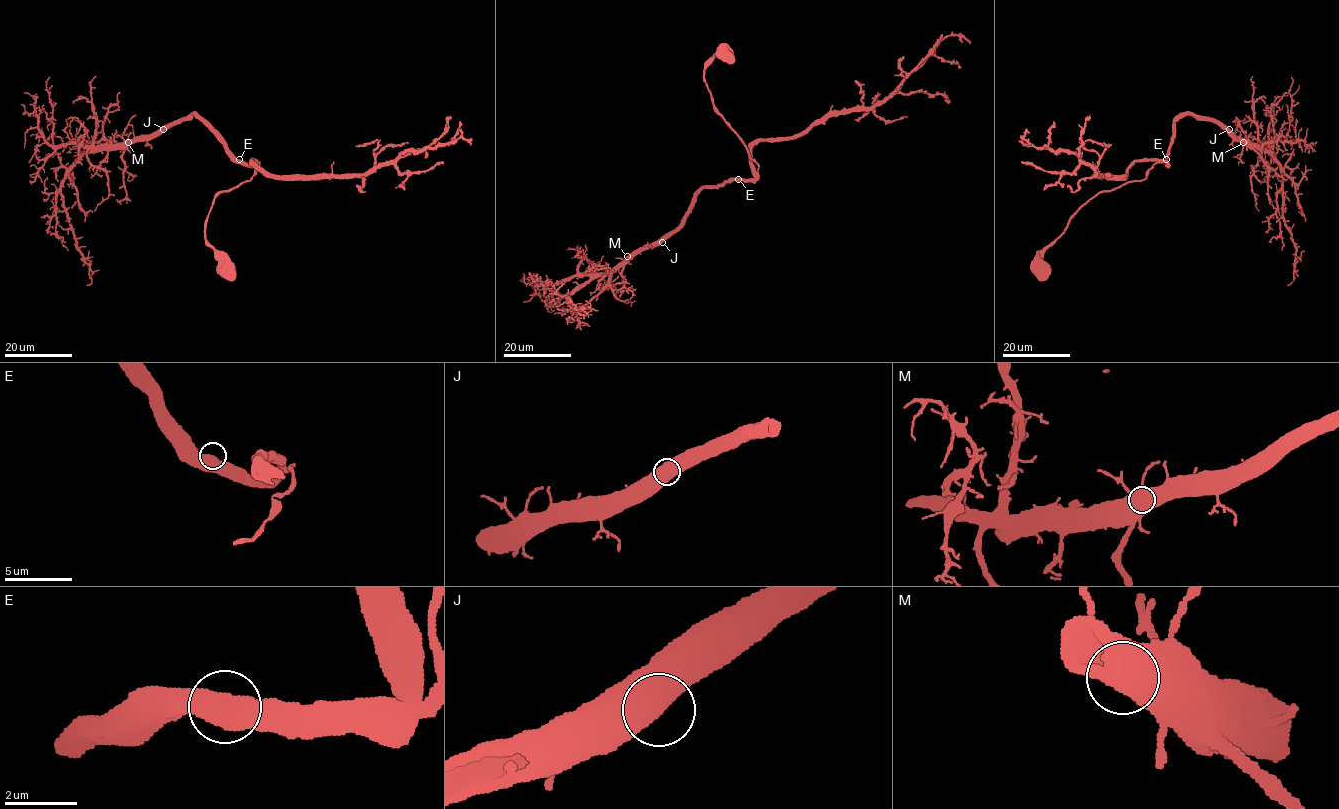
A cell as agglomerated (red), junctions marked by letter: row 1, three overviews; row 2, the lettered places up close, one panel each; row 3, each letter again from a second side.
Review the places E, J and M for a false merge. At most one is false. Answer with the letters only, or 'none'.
none

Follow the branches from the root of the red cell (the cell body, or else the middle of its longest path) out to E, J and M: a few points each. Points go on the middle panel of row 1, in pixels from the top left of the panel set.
E: (724, 53), (718, 53), (705, 67), (704, 81), (713, 106), (758, 165), (755, 179), (738, 179)
J: (724, 53), (705, 67), (704, 81), (713, 106), (758, 165), (756, 177), (705, 186), (662, 242)
M: (724, 53), (705, 67), (704, 81), (713, 106), (758, 165), (756, 177), (705, 186), (675, 229), (627, 256)

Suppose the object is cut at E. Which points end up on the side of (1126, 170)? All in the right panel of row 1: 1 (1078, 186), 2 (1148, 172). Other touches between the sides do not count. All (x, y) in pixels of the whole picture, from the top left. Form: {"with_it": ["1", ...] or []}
{"with_it": ["1"]}

